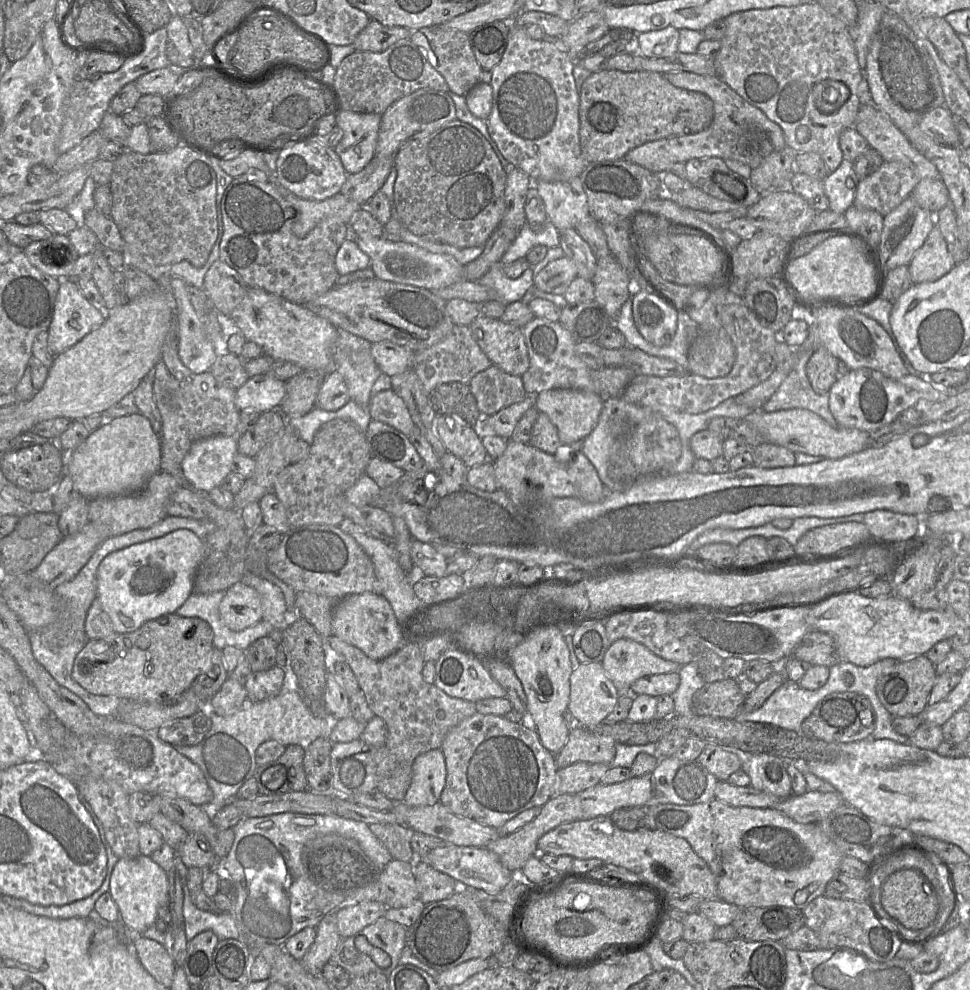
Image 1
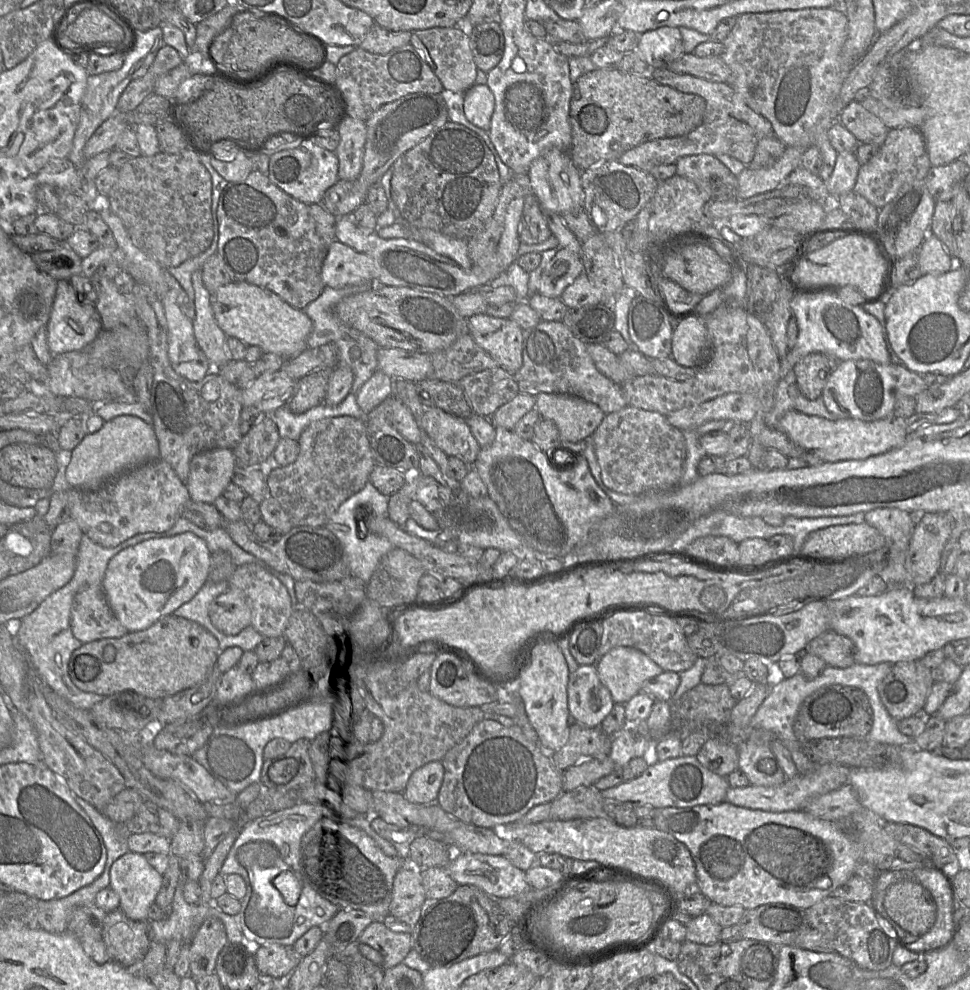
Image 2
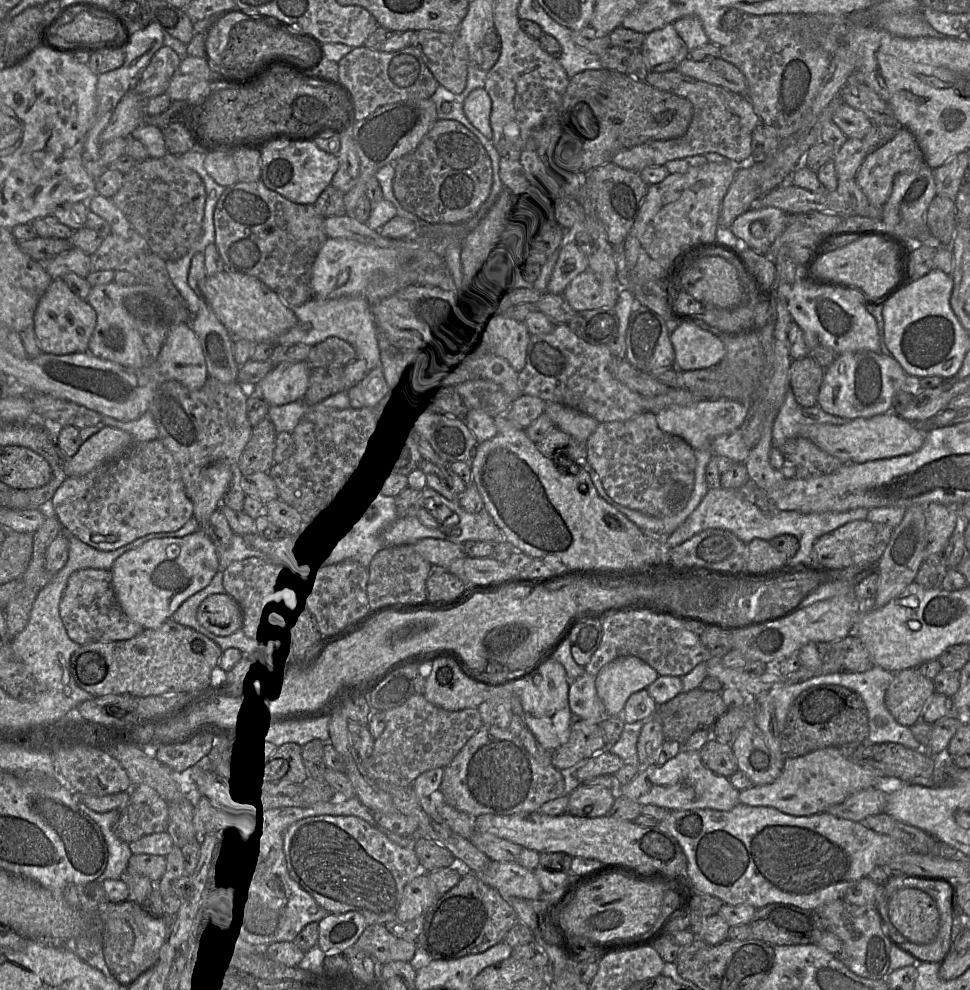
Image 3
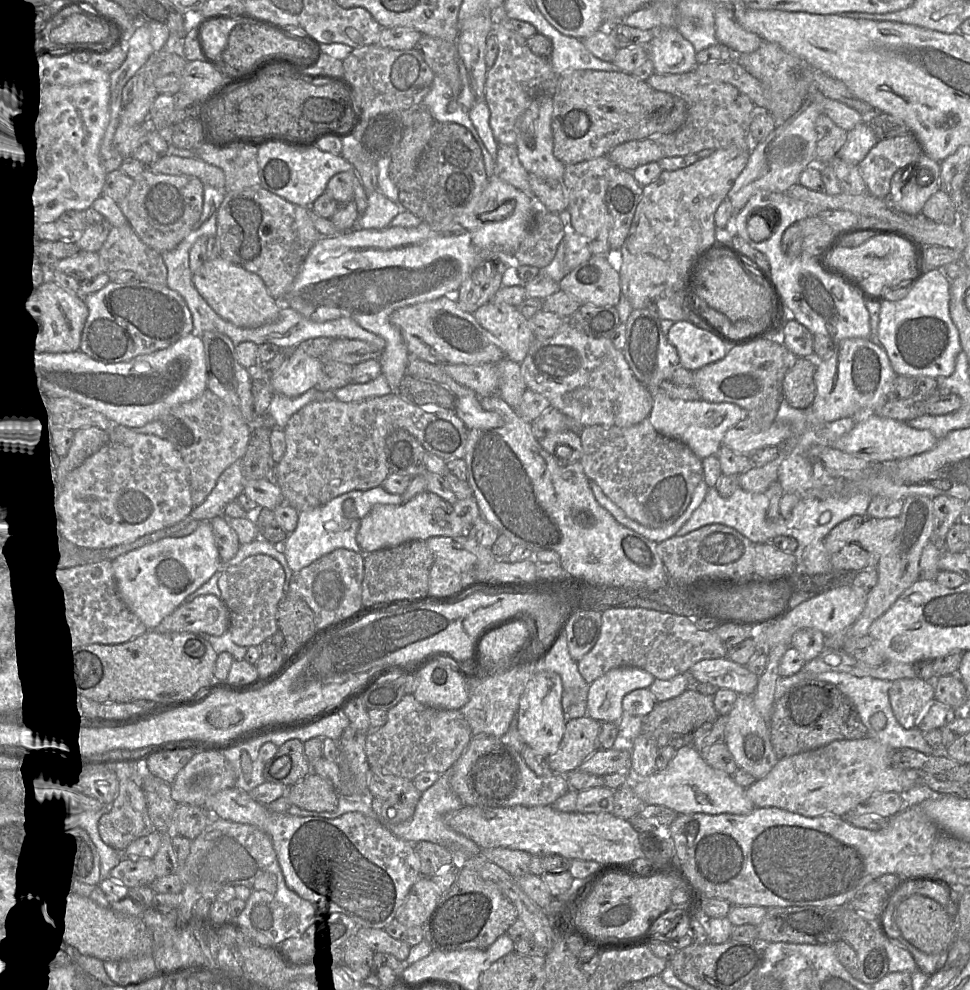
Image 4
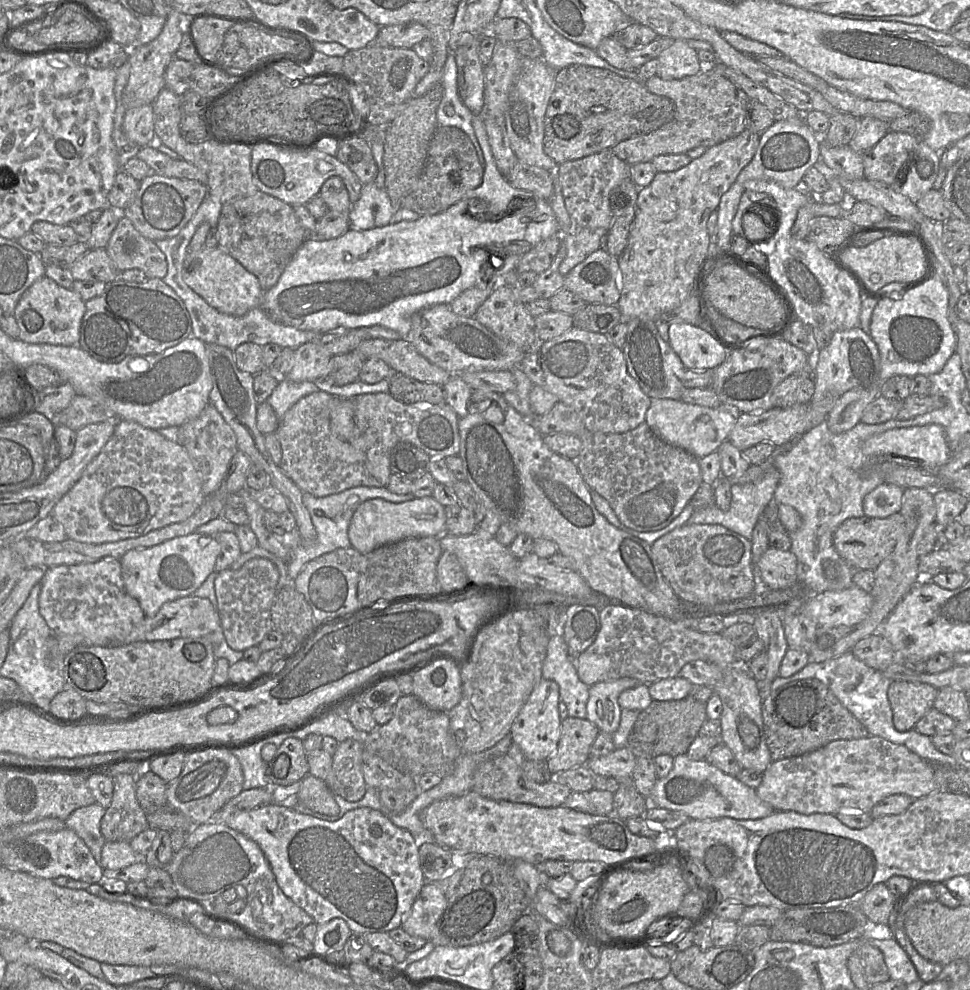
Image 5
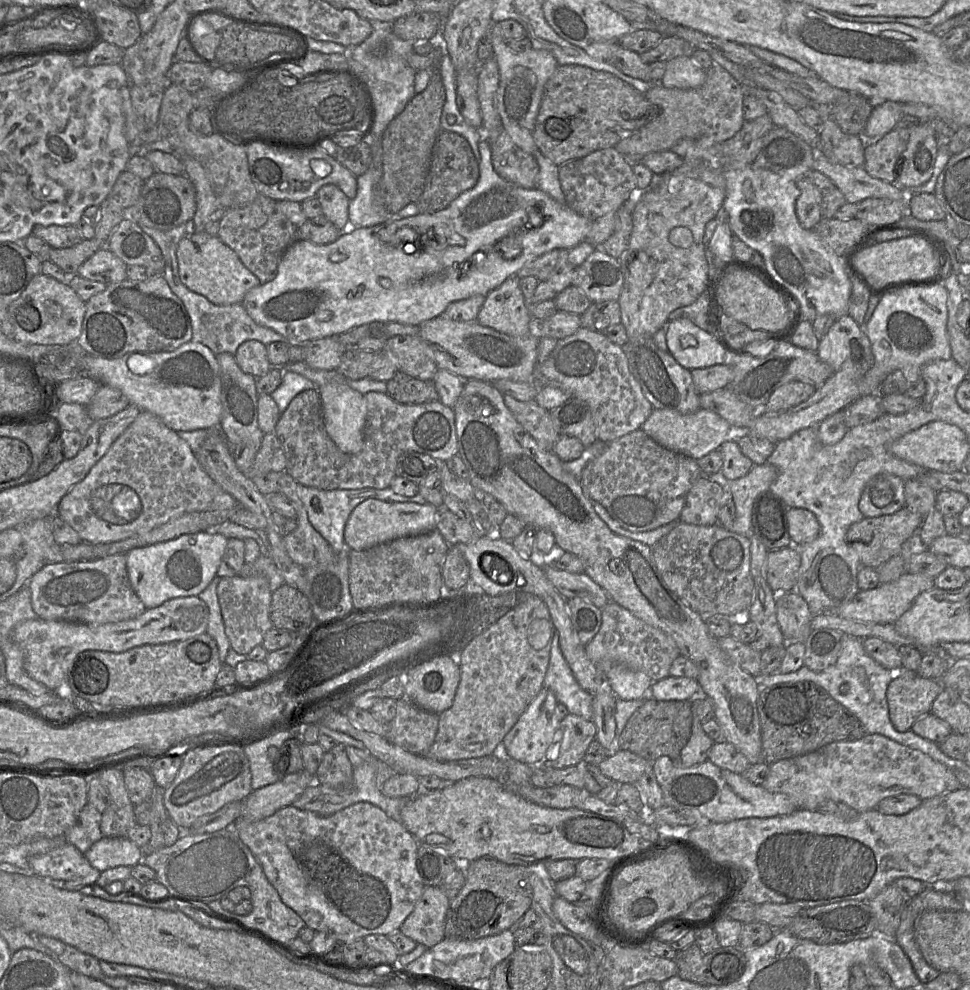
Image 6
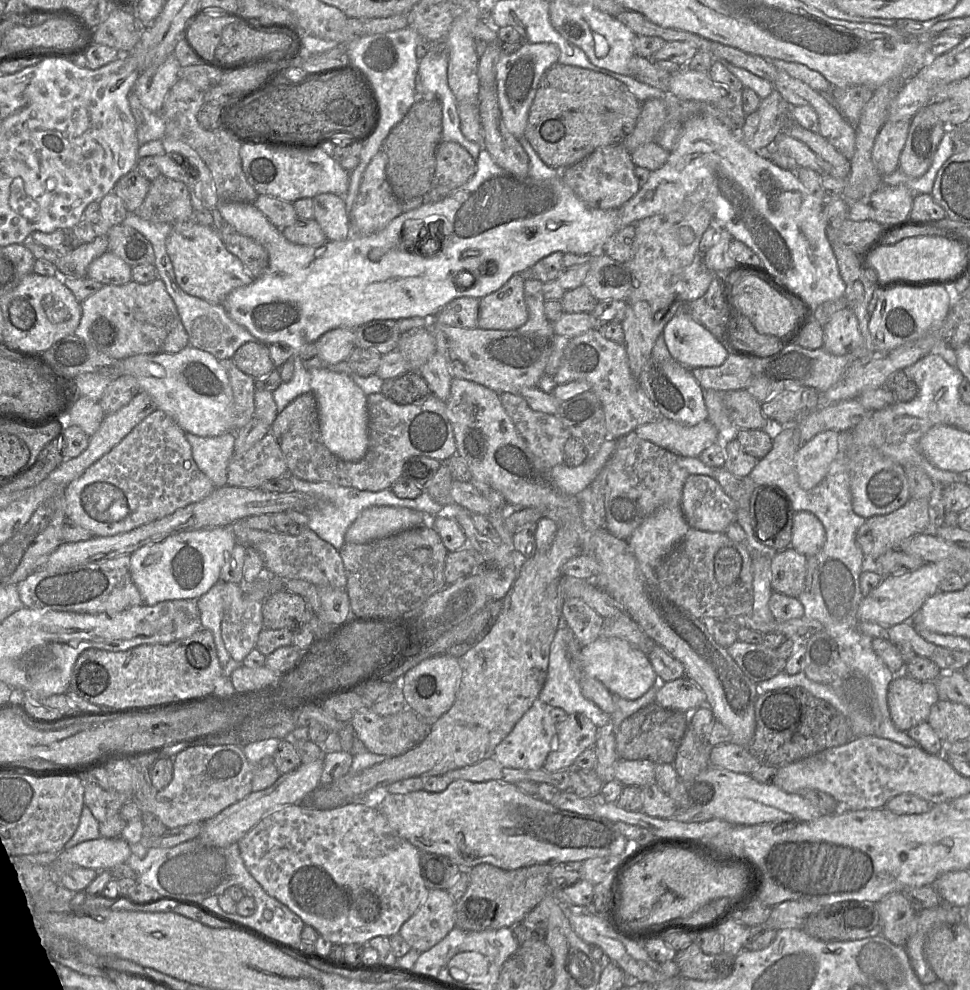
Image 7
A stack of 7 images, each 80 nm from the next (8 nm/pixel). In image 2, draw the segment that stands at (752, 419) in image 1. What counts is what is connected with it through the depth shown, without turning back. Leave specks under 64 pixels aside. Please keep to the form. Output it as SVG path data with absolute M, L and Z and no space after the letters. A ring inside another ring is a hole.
M798 411L785 413L779 421L778 428L797 446L829 463L864 460L884 454L903 446L908 436L900 420L895 417L871 422L857 419L840 419L835 422Z

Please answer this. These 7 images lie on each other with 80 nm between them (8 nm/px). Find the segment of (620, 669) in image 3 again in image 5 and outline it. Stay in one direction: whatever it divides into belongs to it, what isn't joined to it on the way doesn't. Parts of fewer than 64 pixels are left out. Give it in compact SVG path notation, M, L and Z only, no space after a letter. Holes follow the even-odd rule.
M622 677L615 680L595 683L590 686L587 703L587 719L600 731L614 734L619 726L622 708L619 695L627 689L643 684L640 680Z

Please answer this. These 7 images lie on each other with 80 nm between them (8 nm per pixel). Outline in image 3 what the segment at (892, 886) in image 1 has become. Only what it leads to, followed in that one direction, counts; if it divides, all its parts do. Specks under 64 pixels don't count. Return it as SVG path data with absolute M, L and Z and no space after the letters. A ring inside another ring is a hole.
M896 890L888 900L888 915L896 929L911 943L927 944L937 935L940 922L937 905L921 890Z

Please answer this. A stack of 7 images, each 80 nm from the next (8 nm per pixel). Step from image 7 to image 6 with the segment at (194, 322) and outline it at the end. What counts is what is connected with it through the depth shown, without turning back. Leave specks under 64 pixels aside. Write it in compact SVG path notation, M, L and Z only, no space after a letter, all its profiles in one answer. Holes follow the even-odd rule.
M185 223L170 230L158 230L141 227L158 245L164 258L164 269L161 275L172 292L182 301L191 321L192 341L208 347L215 355L229 353L235 355L237 348L245 341L257 340L268 346L273 342L285 342L285 337L276 331L258 325L248 314L242 304L219 306L211 303L204 296L189 290L180 280L177 261L177 246L191 232L191 223Z

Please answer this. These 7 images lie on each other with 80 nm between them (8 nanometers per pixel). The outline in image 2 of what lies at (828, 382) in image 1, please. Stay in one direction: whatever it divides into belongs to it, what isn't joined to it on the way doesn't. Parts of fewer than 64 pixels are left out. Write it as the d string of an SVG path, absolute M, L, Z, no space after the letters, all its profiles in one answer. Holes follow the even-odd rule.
M816 352L801 359L793 371L800 392L809 400L816 400L821 396L832 373L826 356Z

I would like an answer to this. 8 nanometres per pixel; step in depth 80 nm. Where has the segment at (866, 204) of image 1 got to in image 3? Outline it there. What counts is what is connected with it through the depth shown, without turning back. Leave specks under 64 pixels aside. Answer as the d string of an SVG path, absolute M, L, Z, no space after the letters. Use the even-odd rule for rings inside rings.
M902 127L883 146L868 152L855 176L855 180L865 193L869 203L883 208L892 192L895 177L899 174L915 172L925 164L923 153L914 135L908 129Z

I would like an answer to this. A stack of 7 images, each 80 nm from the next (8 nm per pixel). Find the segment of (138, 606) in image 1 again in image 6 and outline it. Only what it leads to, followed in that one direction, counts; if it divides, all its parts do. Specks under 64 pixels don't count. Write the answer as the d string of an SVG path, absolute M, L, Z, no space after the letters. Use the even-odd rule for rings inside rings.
M197 532L132 549L126 554L130 585L146 609L173 598L197 596L217 576L227 541L228 538L218 533Z

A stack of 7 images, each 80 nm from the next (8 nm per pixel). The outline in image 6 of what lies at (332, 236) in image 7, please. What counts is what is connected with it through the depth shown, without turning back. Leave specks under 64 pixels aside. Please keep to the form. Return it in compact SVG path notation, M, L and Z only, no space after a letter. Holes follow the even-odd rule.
M326 184L317 193L322 215L331 221L338 230L349 228L349 202L345 193L334 184Z

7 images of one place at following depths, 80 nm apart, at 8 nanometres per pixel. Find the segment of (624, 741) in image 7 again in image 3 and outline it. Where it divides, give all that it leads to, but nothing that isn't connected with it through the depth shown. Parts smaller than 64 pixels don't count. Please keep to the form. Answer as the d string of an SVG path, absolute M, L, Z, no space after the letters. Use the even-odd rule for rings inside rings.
M699 687L688 692L682 692L666 703L659 705L656 714L662 725L664 741L676 741L682 745L694 732L711 729L715 722L727 711L721 691L706 691Z

